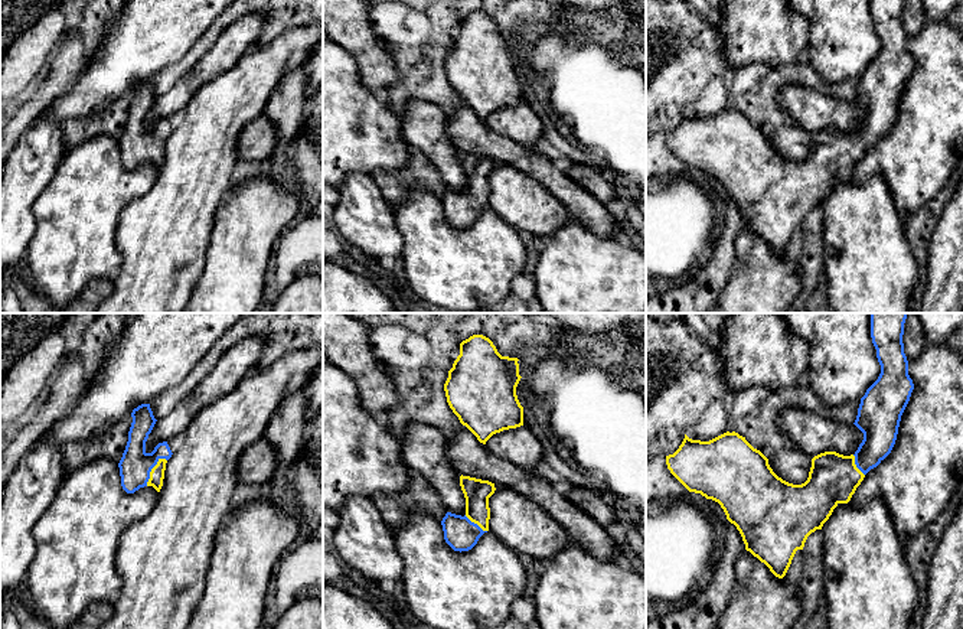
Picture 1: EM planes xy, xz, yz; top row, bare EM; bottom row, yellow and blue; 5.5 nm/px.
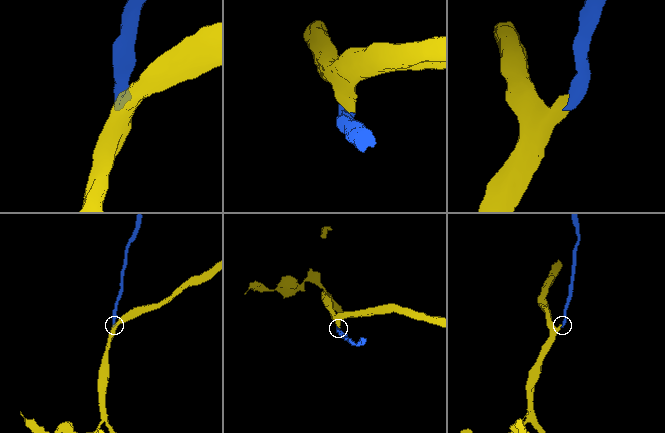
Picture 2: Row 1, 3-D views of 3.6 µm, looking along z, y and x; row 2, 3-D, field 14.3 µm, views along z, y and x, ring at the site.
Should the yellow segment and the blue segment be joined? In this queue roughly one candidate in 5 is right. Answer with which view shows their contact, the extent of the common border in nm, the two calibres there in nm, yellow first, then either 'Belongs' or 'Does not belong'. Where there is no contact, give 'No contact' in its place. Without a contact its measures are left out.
Touches yellow in xy. Shared border 190 nm. Thickness 80 nm (yellow) against 180 nm. Belongs

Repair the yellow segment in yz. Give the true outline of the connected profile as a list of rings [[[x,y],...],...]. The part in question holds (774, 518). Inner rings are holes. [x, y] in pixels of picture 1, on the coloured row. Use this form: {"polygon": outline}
{"polygon": [[[871,313],[871,338],[877,349],[881,374],[861,398],[858,415],[853,423],[864,433],[864,440],[851,456],[843,456],[836,452],[825,452],[815,456],[812,459],[809,478],[804,483],[793,485],[778,478],[770,467],[768,459],[735,431],[727,431],[709,441],[692,440],[685,434],[679,449],[673,454],[666,456],[666,465],[670,473],[689,492],[701,493],[706,499],[718,502],[727,519],[740,531],[745,550],[764,563],[778,579],[786,576],[796,551],[803,550],[807,537],[816,529],[822,529],[839,503],[848,503],[851,501],[865,475],[877,467],[891,453],[895,444],[901,415],[914,390],[913,379],[908,375],[908,361],[902,343],[907,314],[908,313]]]}

